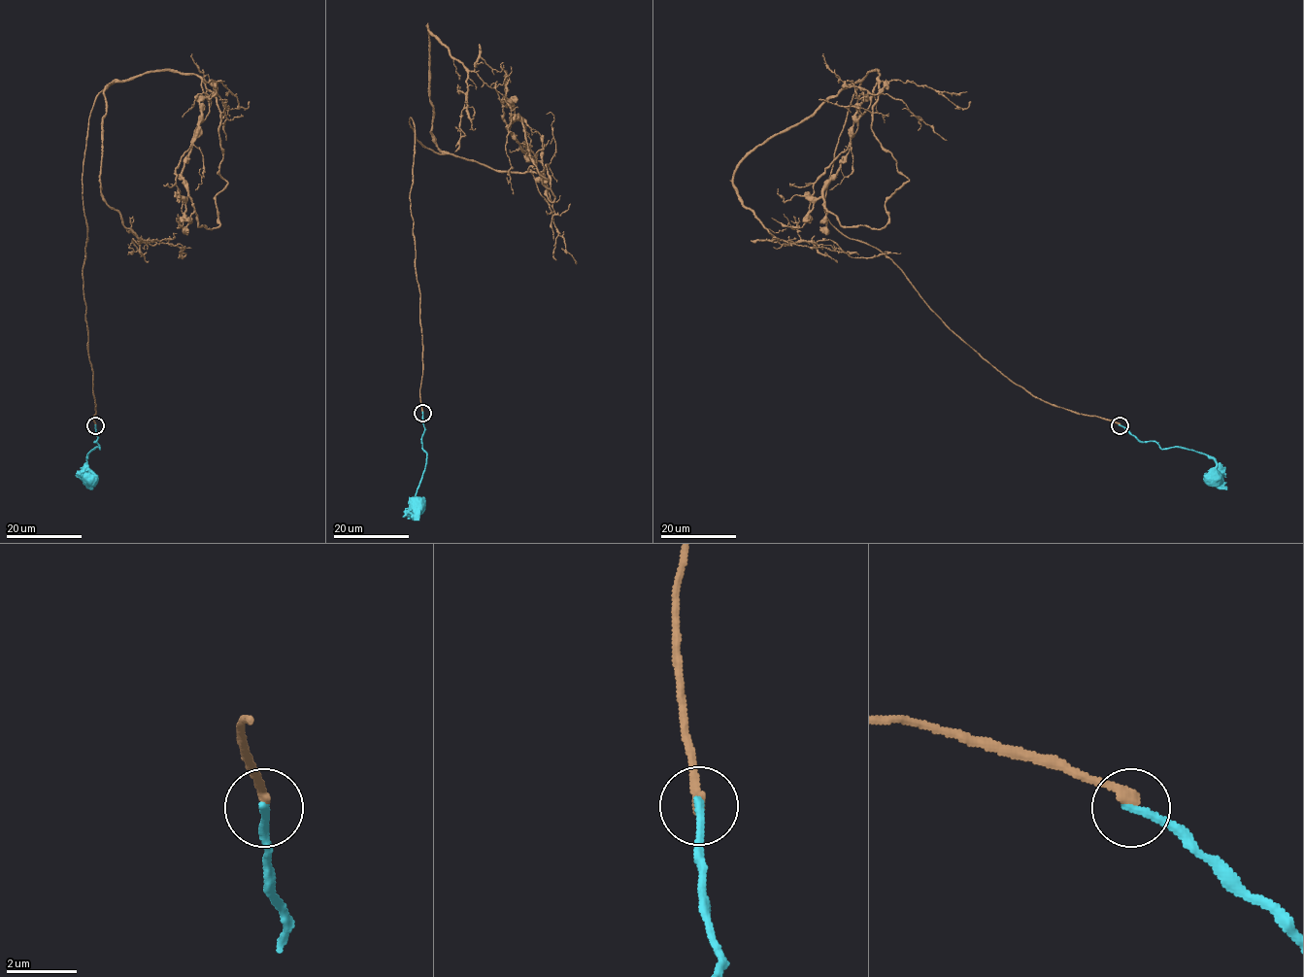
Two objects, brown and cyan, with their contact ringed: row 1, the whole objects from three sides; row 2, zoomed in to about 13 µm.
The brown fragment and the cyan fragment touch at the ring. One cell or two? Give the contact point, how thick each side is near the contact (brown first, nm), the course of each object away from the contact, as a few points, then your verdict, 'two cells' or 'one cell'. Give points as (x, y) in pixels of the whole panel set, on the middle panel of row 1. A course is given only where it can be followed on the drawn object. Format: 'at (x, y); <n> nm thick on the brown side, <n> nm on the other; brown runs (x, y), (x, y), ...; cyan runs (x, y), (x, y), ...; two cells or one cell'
at (422, 413); 320 nm thick on the brown side, 240 nm on the other; brown runs (422, 413), (410, 118), (417, 140), (442, 152), (431, 131), (427, 26), (511, 112), (505, 147), (512, 193); cyan runs (422, 413), (421, 449), (426, 455), (414, 509), (420, 509), (420, 506); two cells

